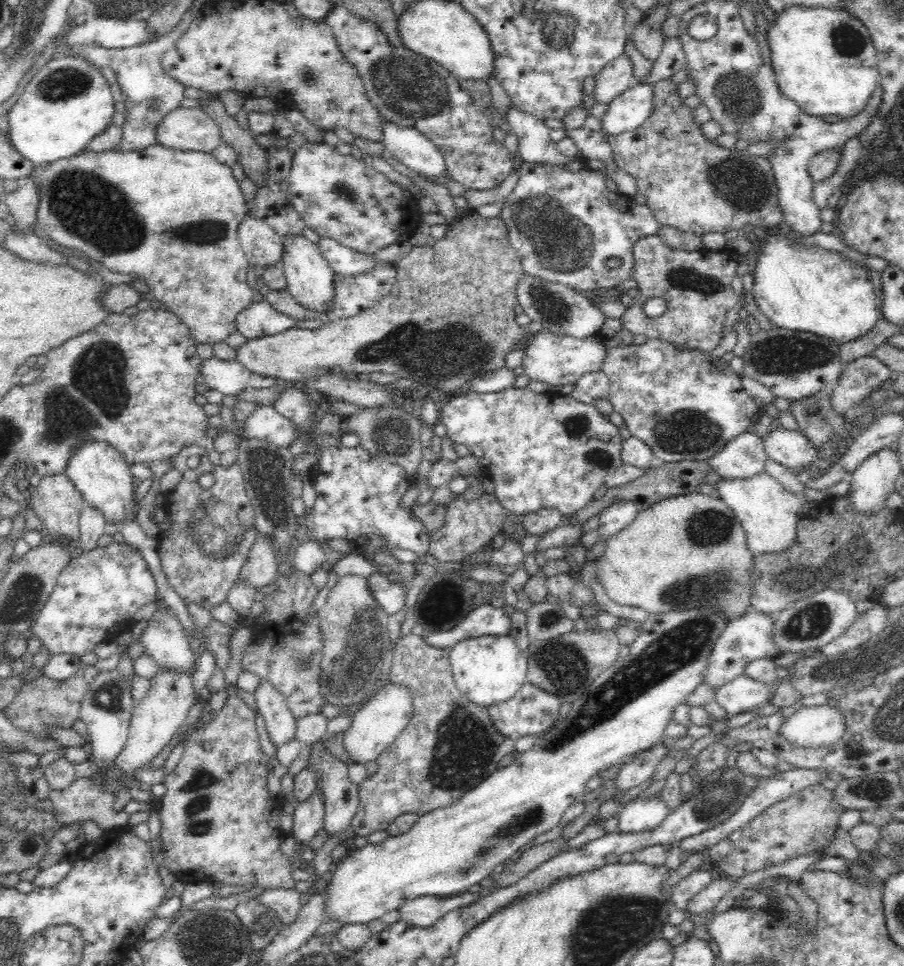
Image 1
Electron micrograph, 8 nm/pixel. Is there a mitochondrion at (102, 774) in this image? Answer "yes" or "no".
no

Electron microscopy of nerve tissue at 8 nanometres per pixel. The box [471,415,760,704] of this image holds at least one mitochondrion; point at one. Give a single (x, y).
(565, 666)

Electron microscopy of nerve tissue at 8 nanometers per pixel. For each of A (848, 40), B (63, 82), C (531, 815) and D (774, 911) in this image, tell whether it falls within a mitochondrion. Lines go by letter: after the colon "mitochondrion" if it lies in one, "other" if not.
A: mitochondrion
B: mitochondrion
C: mitochondrion
D: other

